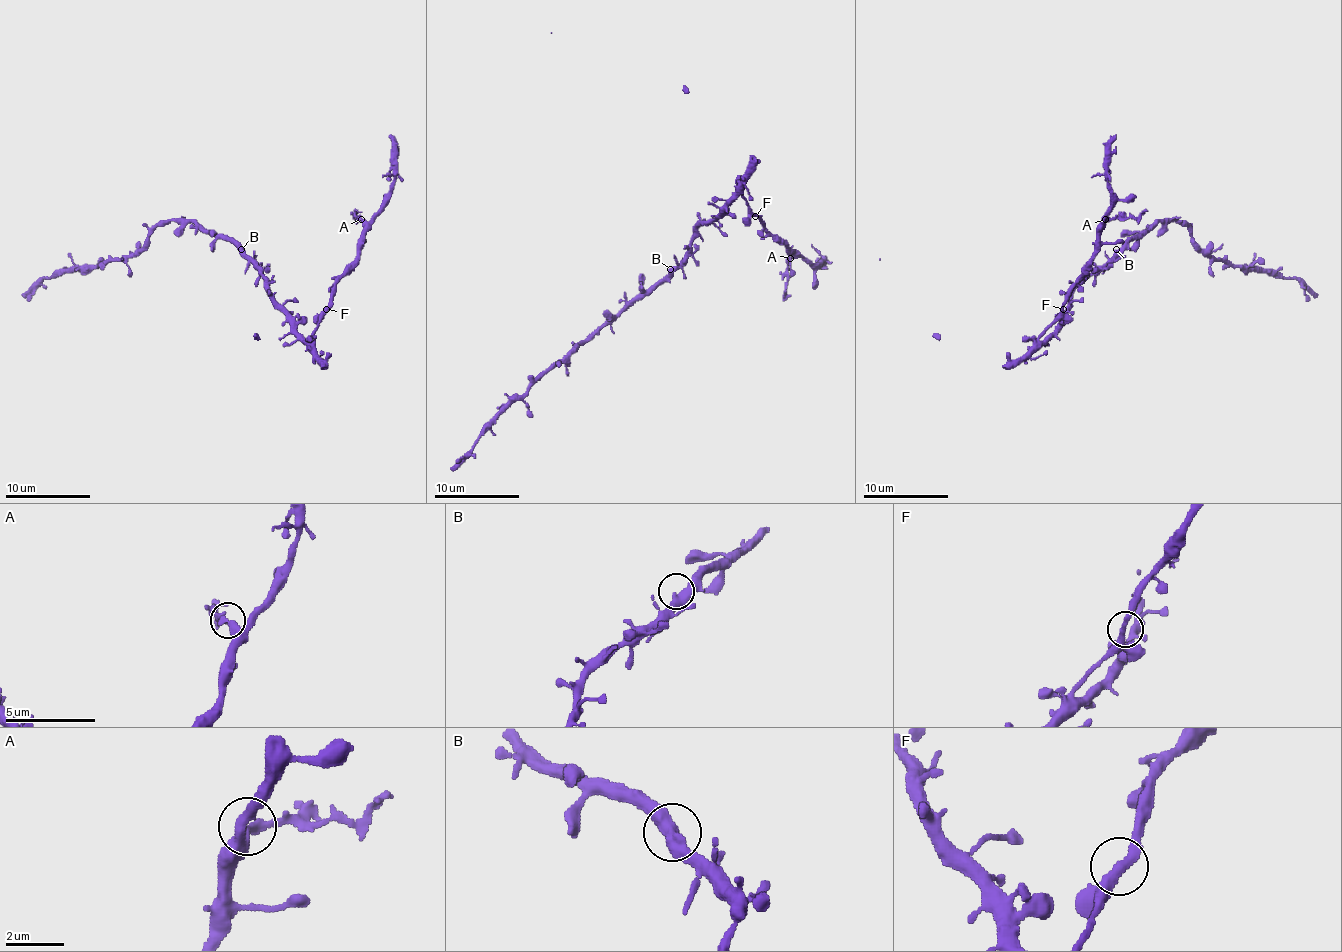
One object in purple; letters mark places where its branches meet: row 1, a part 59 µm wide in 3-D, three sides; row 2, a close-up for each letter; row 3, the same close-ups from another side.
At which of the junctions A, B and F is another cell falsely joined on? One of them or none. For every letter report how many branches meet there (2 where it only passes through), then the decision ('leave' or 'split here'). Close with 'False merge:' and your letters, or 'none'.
A: 2 | split here
B: 2 | leave
F: 2 | leave
False merge: A

